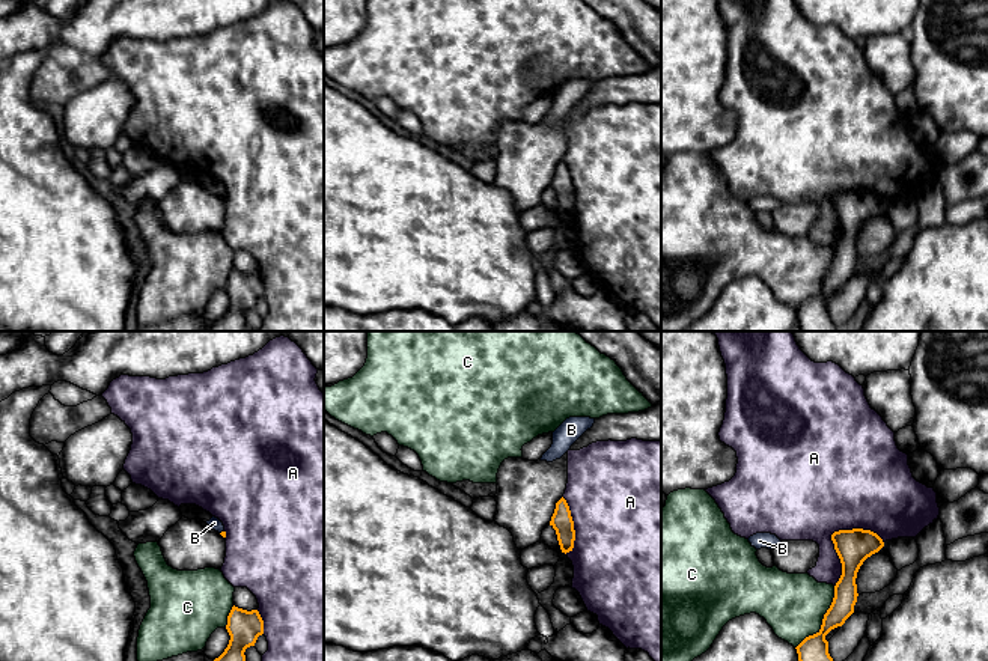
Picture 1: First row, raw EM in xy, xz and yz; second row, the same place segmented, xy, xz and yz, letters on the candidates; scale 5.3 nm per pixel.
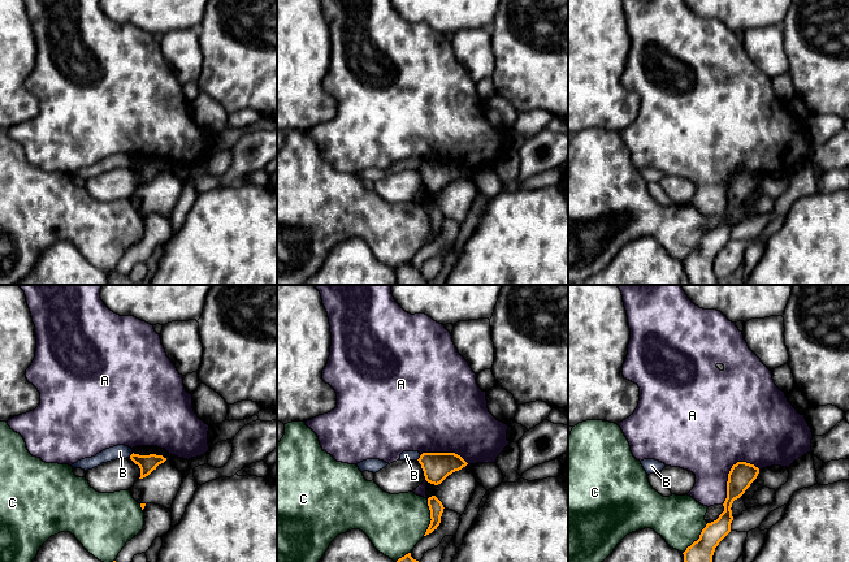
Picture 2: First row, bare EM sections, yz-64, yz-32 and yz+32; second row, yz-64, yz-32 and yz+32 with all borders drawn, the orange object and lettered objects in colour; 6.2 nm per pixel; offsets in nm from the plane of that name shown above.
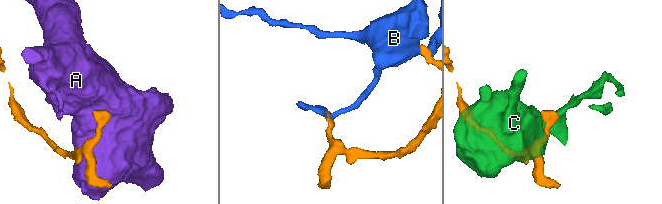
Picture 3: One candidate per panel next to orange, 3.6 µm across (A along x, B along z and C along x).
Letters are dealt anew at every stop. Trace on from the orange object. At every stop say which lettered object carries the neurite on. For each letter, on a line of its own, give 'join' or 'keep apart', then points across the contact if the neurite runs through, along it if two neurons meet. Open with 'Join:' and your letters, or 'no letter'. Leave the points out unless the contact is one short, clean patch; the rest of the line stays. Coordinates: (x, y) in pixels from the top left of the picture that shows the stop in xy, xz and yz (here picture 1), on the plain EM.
Join: no letter
A: keep apart
B: keep apart; border along xy (223, 193), (220, 196)
C: keep apart; border along yz (835, 249), (835, 258), (821, 289), (795, 310)

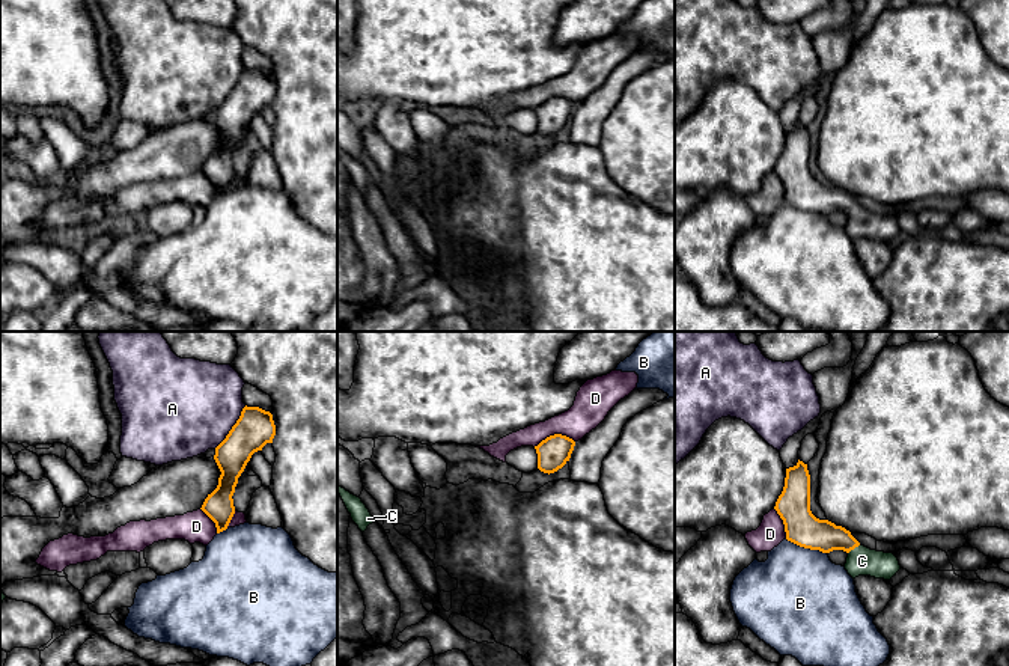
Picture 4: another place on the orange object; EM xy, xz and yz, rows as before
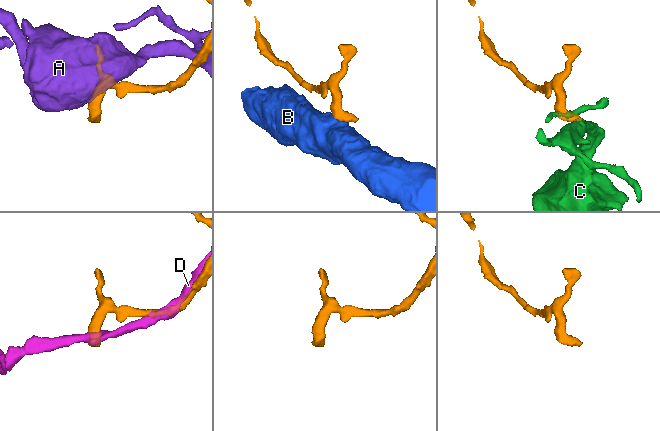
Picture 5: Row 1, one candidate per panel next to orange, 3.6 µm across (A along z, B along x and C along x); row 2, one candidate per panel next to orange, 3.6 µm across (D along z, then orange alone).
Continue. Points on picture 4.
Join: C
A: keep apart; border along xy (246, 68), (229, 95), (214, 110)
B: keep apart; border along yz (786, 201), (826, 216)
C: join; runs through yz (809, 195), (841, 201), (853, 211), (862, 223)
D: keep apart

